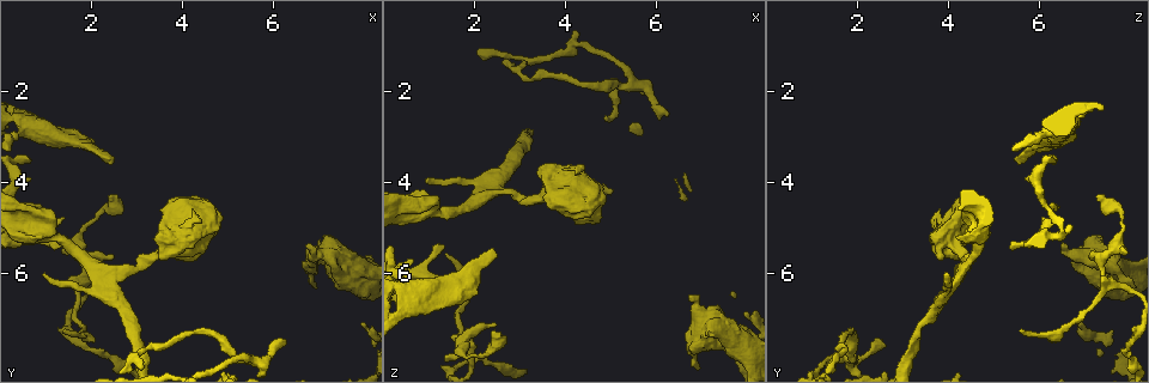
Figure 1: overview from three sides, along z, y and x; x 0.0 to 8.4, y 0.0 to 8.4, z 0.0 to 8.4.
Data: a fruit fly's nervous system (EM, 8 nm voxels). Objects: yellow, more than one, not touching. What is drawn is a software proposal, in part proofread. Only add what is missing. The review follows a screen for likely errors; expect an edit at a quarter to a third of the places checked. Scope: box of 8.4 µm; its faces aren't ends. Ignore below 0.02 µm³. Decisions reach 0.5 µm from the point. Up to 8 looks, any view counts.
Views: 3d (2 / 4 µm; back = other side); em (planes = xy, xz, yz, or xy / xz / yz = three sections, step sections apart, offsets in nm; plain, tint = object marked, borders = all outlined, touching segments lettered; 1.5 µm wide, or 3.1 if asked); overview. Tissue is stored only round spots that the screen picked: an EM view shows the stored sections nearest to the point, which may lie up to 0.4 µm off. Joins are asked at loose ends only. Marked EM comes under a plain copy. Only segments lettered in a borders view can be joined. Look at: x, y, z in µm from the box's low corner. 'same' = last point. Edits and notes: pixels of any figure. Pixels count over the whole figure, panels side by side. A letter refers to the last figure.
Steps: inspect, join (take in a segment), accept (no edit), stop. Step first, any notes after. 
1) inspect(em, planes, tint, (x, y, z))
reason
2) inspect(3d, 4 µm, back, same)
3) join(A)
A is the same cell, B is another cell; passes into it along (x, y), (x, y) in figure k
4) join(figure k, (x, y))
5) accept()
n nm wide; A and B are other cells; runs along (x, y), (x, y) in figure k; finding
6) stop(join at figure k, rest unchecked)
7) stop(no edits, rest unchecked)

inspect(3d, 2 µm, back, (6.75, 5.40, 6.40))

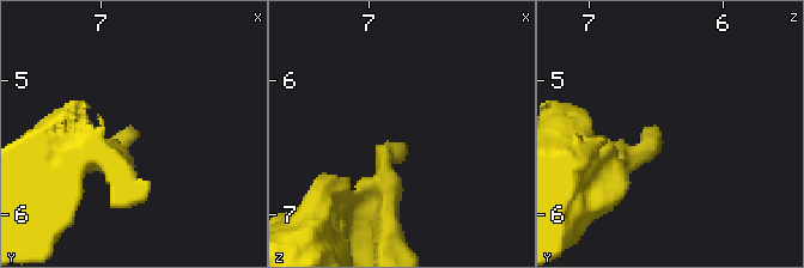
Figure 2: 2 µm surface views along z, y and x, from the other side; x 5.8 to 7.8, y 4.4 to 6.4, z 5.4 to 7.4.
inspect(em, xz, step 4, tint, (6.74, 5.40, 6.44))
now the EM

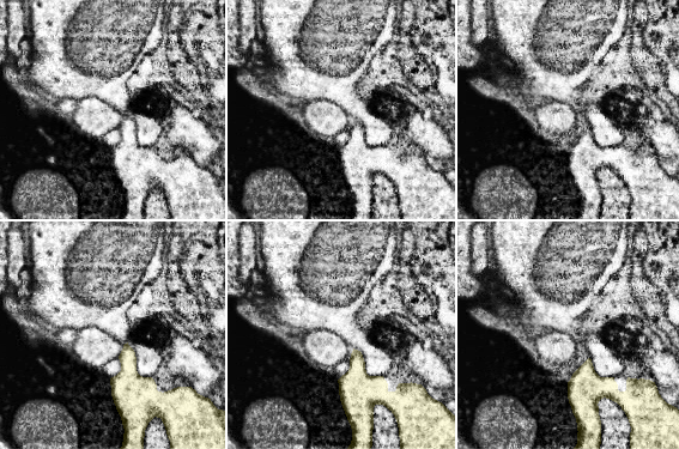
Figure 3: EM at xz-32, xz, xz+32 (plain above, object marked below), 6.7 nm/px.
inspect(em, planes, borders, same)
cut it another way

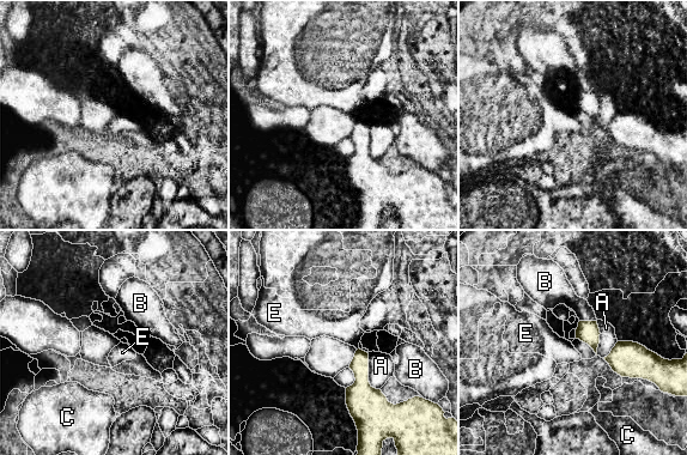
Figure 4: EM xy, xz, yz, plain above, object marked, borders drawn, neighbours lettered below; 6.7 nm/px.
accept()
A, B, C and E are other cells; border along (579, 320), (596, 321) in figure 4; no lettered segment goes on from it

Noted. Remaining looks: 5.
inspect(em, planes, borders, (4.70, 5.25, 4.90))
an open end

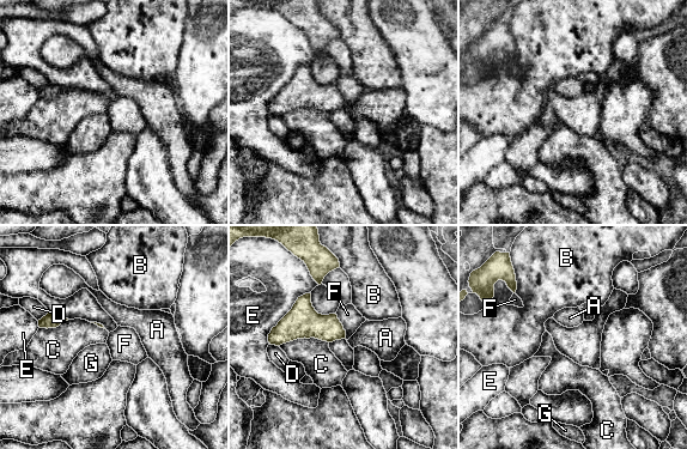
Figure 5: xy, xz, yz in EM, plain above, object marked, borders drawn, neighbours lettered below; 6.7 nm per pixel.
accept()
A, B, C, D, E, F and G are other cells; border along (335, 314), (345, 331), (346, 338) in figure 5; none of them fits

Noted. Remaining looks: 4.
inspect(em, xz, step 4, borders, (2.45, 5.65, 7.10))
an open end

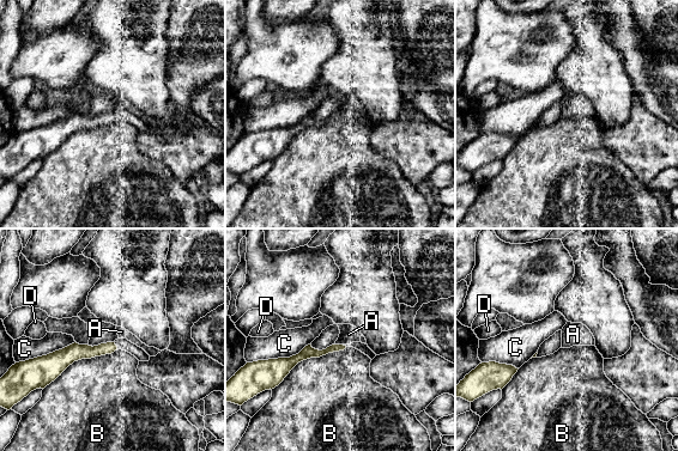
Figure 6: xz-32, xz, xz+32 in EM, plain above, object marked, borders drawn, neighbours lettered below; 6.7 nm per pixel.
accept()
B touches over 600 nm; A, B, C and D are other cells; runs along (113, 347), (41, 361) in figure 6; none of them fits

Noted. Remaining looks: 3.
stop(no edits, rest unchecked)

